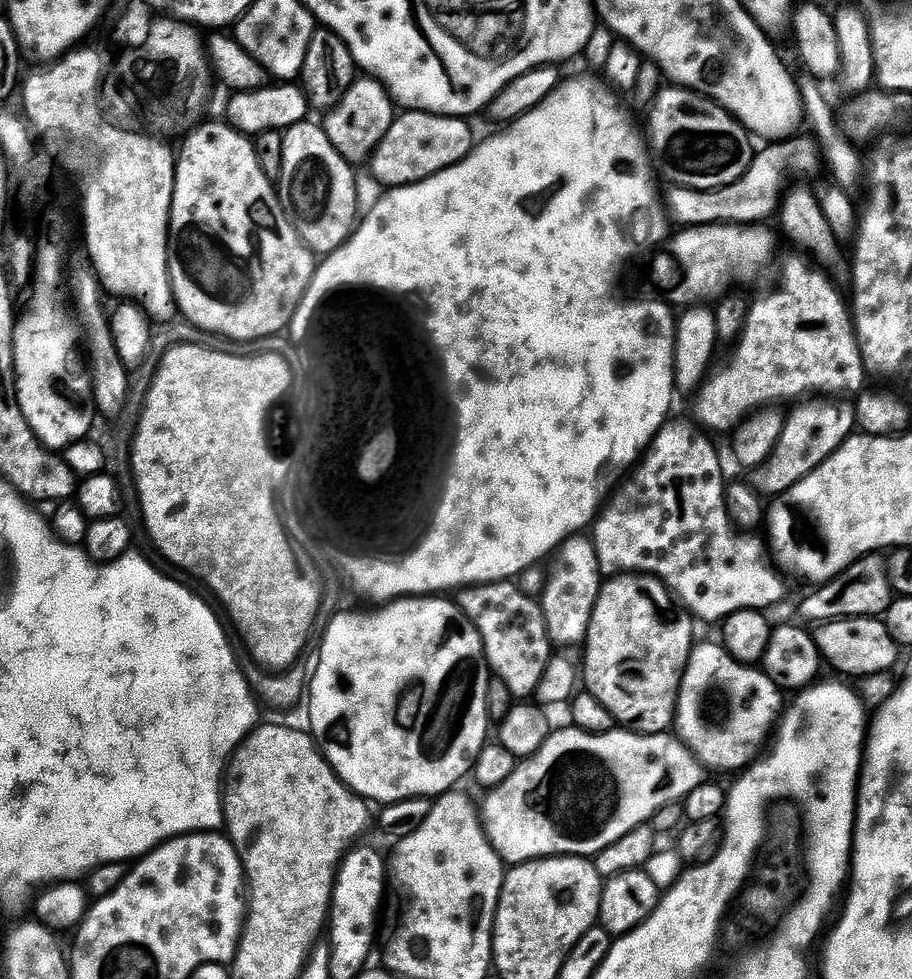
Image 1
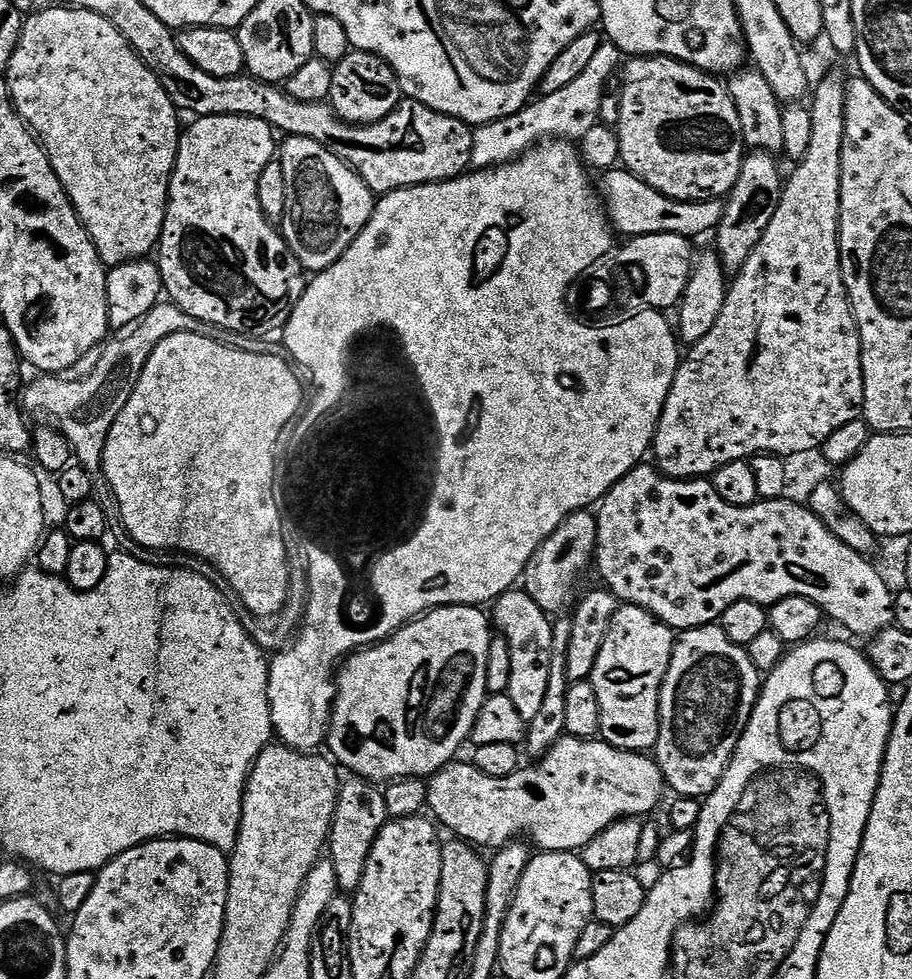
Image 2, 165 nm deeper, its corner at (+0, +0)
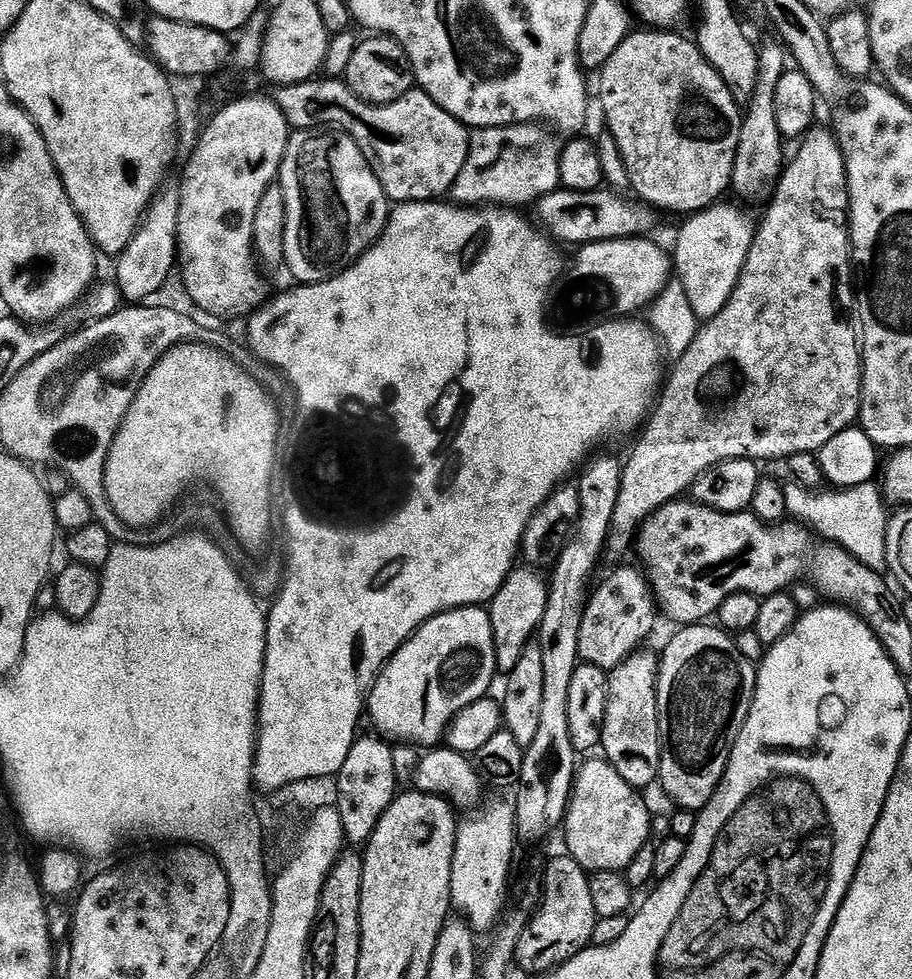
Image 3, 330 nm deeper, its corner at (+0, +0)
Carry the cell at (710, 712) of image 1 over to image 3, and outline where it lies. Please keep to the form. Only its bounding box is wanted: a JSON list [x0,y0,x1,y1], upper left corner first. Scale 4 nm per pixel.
[658,622,757,810]

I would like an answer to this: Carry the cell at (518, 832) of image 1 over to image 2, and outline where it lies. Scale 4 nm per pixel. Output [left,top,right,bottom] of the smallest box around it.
[427,734,666,853]

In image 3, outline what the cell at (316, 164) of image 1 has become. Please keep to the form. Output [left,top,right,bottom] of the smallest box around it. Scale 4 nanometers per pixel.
[278,130,390,285]

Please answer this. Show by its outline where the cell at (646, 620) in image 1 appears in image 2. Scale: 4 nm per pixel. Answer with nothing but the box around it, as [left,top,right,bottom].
[590,603,676,754]

